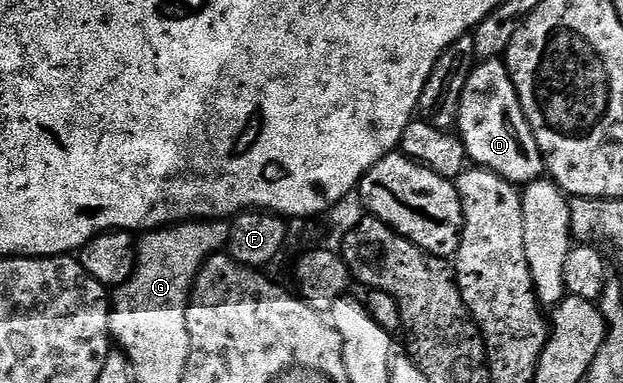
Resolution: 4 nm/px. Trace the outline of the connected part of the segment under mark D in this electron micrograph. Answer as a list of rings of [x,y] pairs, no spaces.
[[[488,58],[479,61],[471,70],[460,100],[456,130],[466,149],[467,159],[475,167],[496,172],[515,184],[529,184],[543,177],[542,153],[524,116],[524,108],[505,61]]]

